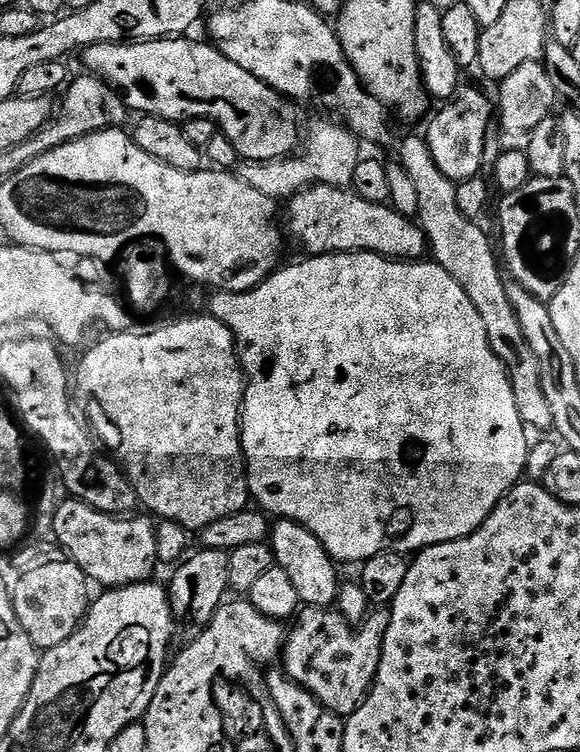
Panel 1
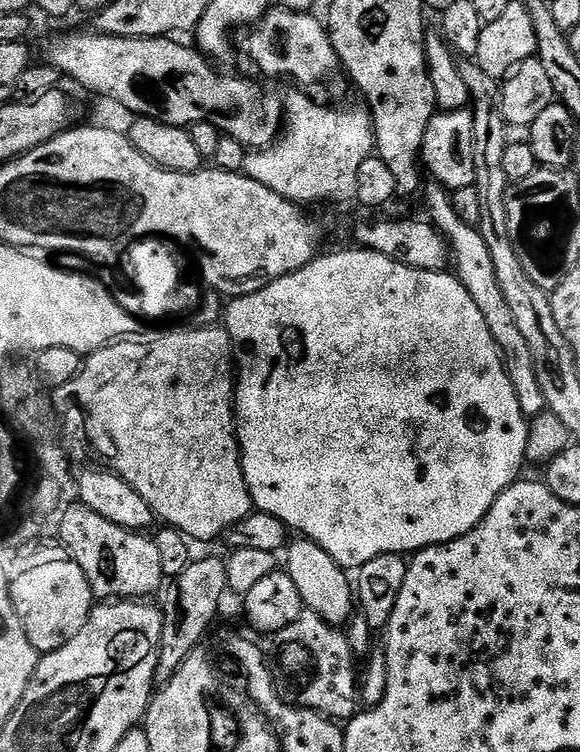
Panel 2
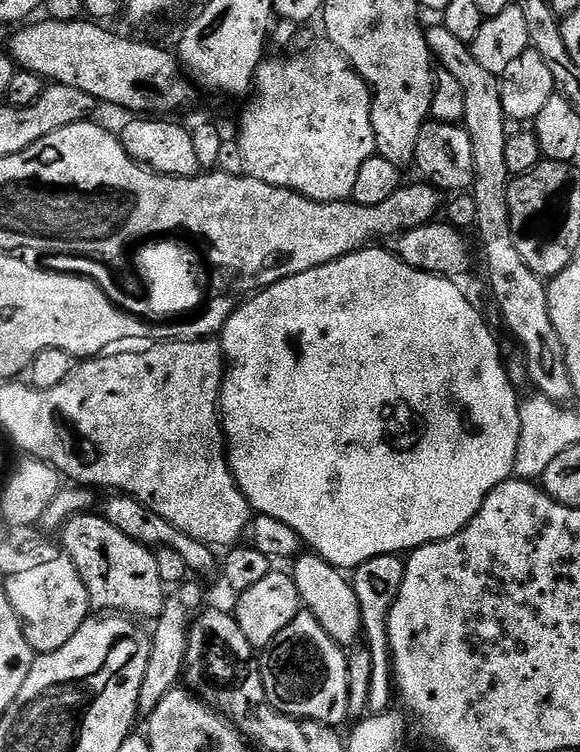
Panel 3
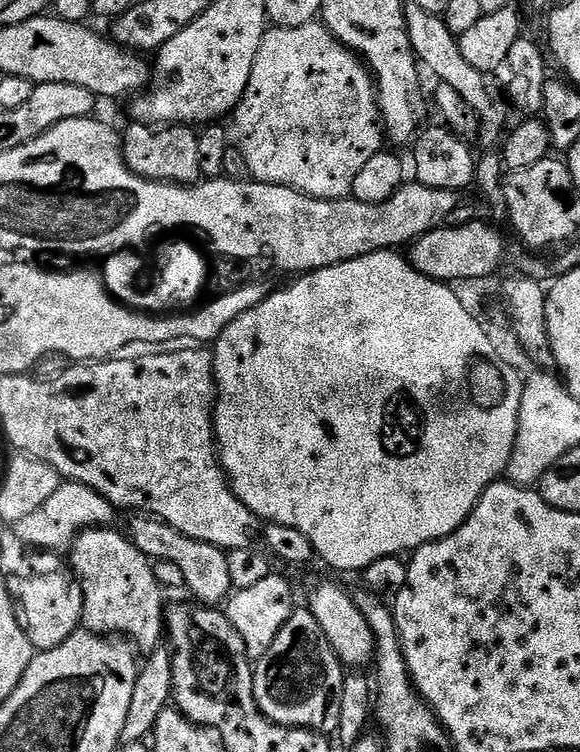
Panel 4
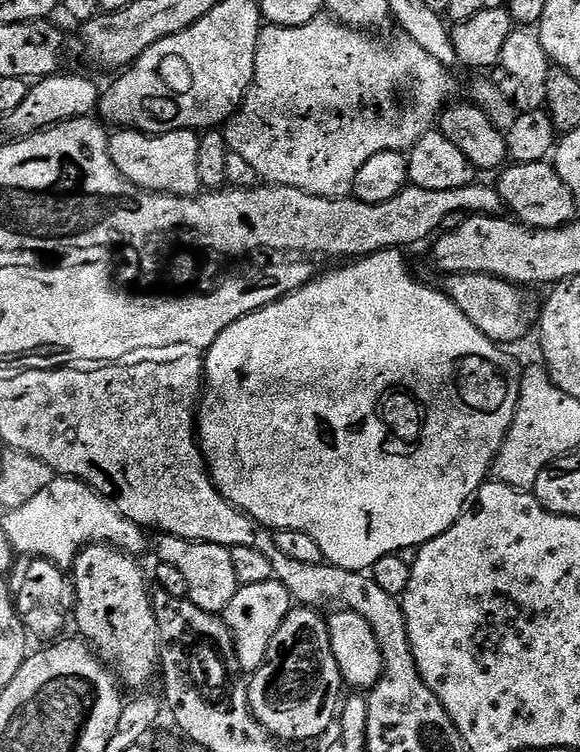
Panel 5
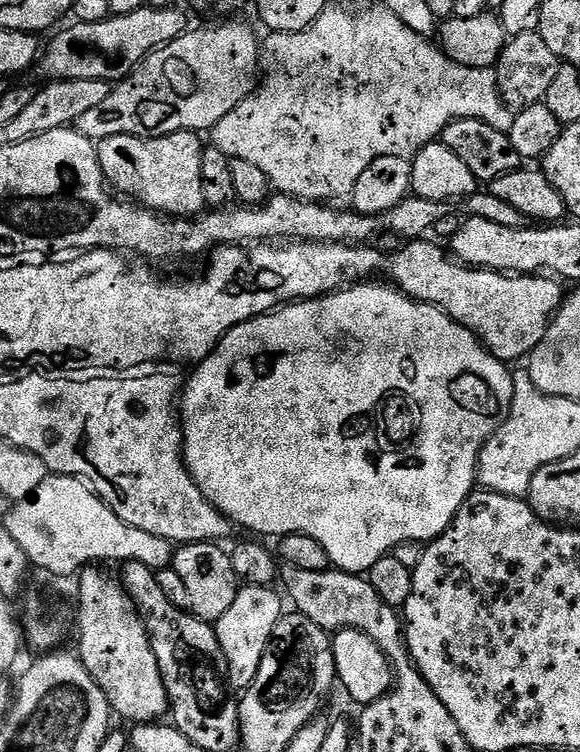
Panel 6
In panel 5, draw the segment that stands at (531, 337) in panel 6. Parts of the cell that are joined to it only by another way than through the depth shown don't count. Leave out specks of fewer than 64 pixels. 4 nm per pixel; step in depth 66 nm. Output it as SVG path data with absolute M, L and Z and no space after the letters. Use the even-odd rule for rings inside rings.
M466 274L465 276L450 276L443 281L443 291L448 297L486 334L497 344L509 346L515 340L520 340L528 332L528 308L524 305L524 296L519 287L509 284L506 280L499 280L497 276L479 276L478 274Z

